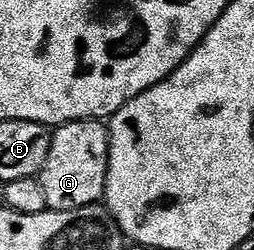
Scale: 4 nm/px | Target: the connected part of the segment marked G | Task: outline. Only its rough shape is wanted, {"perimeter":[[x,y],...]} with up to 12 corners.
{"perimeter":[[99,119],[52,132],[38,175],[48,209],[104,200],[110,142]]}

